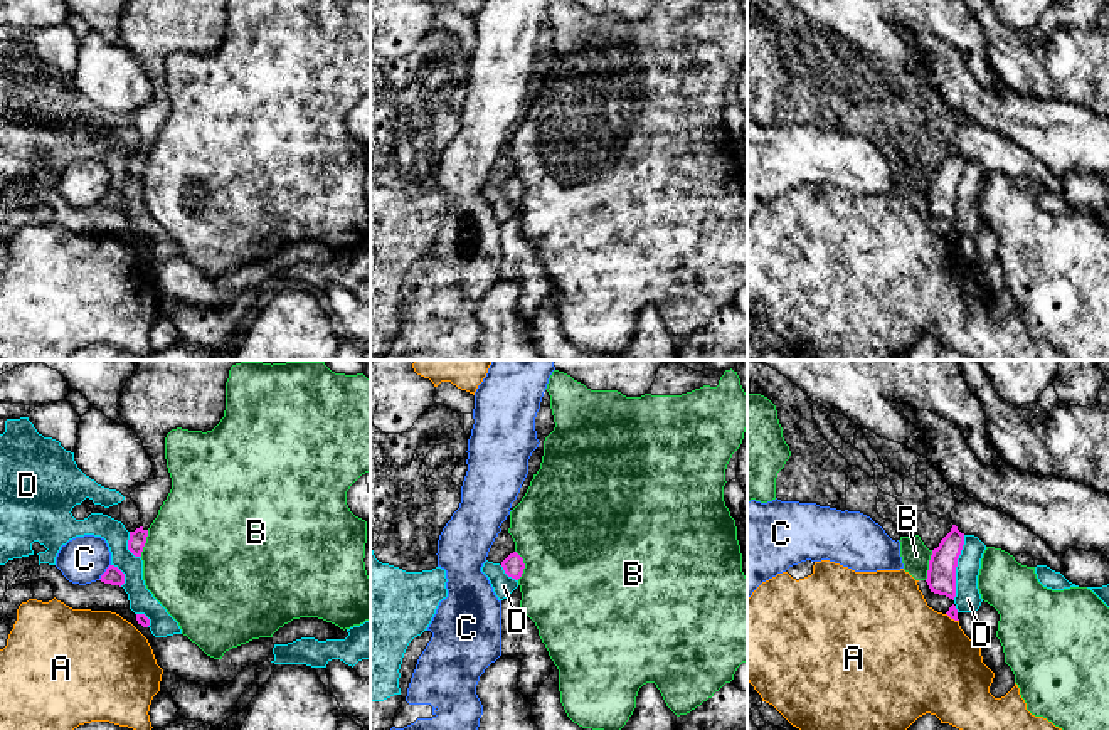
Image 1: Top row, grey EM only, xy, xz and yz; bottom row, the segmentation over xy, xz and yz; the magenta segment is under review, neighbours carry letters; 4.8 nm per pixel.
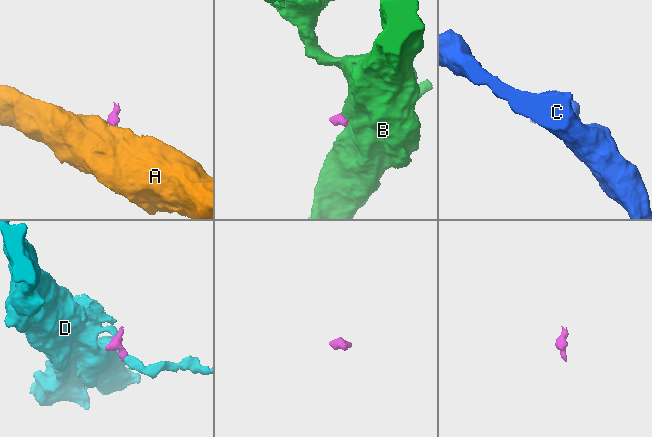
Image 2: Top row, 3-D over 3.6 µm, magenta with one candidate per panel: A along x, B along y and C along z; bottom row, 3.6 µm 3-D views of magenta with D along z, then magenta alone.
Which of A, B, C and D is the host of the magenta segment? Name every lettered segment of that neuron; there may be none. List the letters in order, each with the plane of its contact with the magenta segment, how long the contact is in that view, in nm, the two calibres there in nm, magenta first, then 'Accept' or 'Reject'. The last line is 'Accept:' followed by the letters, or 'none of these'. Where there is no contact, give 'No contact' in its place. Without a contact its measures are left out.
A: Touches magenta in yz. Shared border 80 nm. Thickness 50 nm (magenta) against 480 nm. Reject
B: Touches magenta in yz. Shared border 150 nm. Thickness 140 nm (magenta) against 140 nm. Reject
C: Touches magenta in xy. Shared border 100 nm. Thickness 90 nm (magenta) against 220 nm. Reject
D: Touches magenta in yz. Shared border 320 nm. Thickness 140 nm (magenta) against 130 nm. Reject
Accept: none of these

